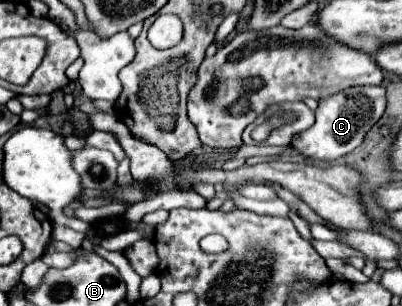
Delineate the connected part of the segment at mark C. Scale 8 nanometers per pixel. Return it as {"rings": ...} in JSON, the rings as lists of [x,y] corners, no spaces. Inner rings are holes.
{"rings":[[[383,85],[349,87],[341,93],[335,93],[333,97],[325,97],[325,101],[319,101],[315,125],[309,127],[307,131],[301,131],[297,137],[293,137],[291,147],[307,159],[335,161],[351,153],[355,147],[363,143],[365,133],[381,119],[383,111],[385,111],[385,87]]]}

